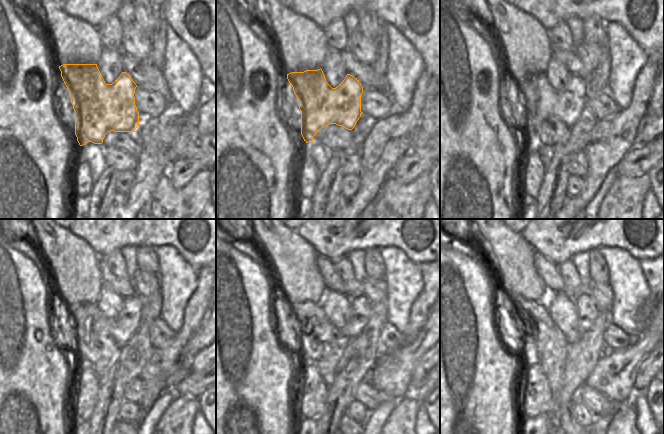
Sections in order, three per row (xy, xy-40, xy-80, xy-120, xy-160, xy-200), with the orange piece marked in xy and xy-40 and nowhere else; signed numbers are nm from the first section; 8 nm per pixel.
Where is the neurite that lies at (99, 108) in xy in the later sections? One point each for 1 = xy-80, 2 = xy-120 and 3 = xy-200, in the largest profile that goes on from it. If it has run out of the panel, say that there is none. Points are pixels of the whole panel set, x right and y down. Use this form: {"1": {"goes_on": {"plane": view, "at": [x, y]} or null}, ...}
{"1": {"goes_on": {"plane": "xy-80", "at": [540, 101]}}, "2": {"goes_on": {"plane": "xy-120", "at": [121, 328]}}, "3": {"goes_on": {"plane": "xy-200", "at": [587, 311]}}}

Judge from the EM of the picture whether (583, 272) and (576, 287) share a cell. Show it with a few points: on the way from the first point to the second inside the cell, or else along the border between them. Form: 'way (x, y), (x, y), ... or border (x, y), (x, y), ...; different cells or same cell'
border (570, 260), (583, 289); different cells

